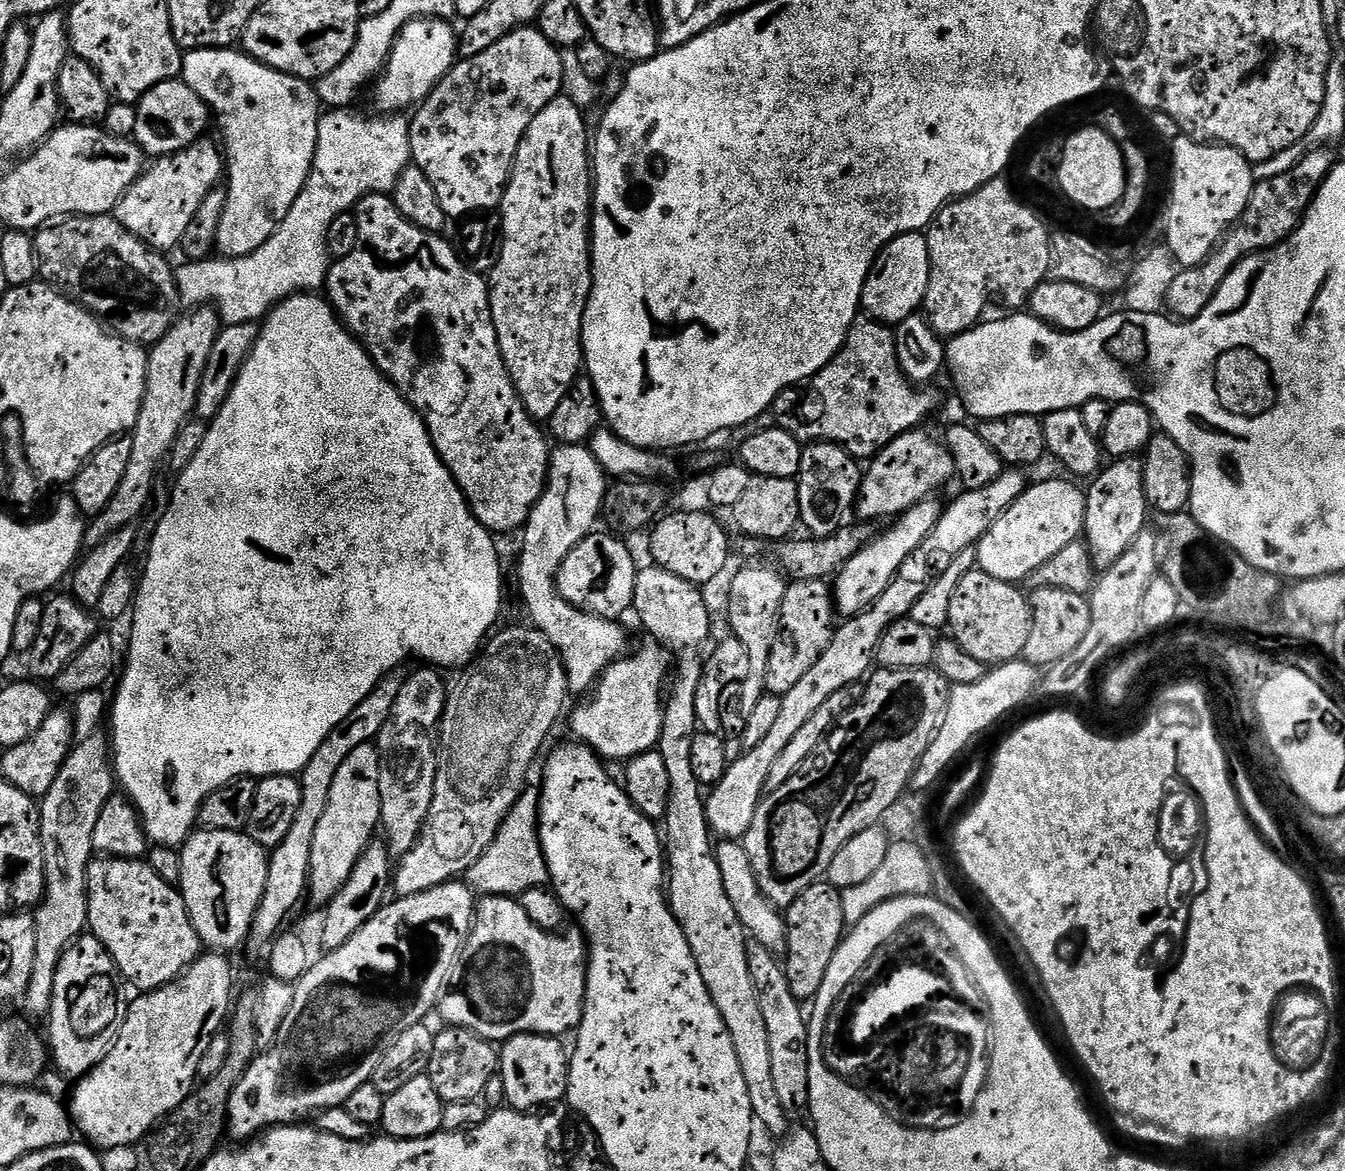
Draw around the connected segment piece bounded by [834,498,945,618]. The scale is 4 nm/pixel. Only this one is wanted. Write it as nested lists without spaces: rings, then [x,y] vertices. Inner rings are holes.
[[[929,498],[918,502],[910,510],[906,510],[903,516],[893,523],[896,525],[889,532],[881,531],[876,539],[871,540],[858,554],[854,554],[854,558],[850,558],[850,562],[846,562],[844,567],[836,573],[834,608],[839,615],[841,612],[841,617],[857,616],[859,612],[870,607],[880,597],[882,590],[886,590],[886,586],[890,586],[890,582],[898,574],[902,562],[906,562],[906,558],[910,554],[914,554],[914,550],[918,550],[918,546],[922,546],[922,542],[926,542],[926,538],[934,530],[934,526],[938,526],[938,518],[945,509],[945,505],[939,504],[938,501],[939,499]]]

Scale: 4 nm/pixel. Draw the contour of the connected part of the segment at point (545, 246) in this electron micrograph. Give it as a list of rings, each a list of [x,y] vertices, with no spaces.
[[[561,94],[554,98],[530,122],[516,151],[508,189],[498,209],[502,221],[502,258],[487,277],[488,301],[500,353],[512,384],[520,395],[524,409],[537,422],[546,422],[554,414],[558,402],[566,398],[566,390],[578,379],[584,363],[584,347],[580,345],[584,311],[592,293],[592,193],[594,169],[590,163],[590,128],[584,125],[580,108]]]

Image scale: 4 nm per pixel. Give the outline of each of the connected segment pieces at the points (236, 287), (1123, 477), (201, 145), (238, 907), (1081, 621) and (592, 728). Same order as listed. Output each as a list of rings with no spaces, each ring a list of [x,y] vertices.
[[[328,110],[321,115],[316,153],[312,169],[306,178],[306,186],[302,194],[294,198],[290,214],[282,218],[278,230],[274,230],[274,234],[270,234],[270,238],[266,238],[266,242],[262,242],[258,250],[245,256],[191,261],[190,267],[196,271],[196,284],[200,287],[199,303],[217,309],[223,325],[255,323],[261,321],[286,298],[297,294],[319,293],[328,283],[330,257],[326,246],[326,233],[330,231],[330,222],[334,222],[334,218],[344,212],[352,212],[356,203],[365,196],[391,193],[402,170],[408,167],[412,158],[408,133],[409,117],[404,114],[359,116],[352,111]]]
[[[1136,456],[1121,457],[1112,464],[1091,481],[1093,484],[1086,490],[1084,505],[1084,540],[1091,550],[1092,563],[1100,572],[1112,566],[1147,525],[1143,461]]]
[[[202,138],[172,156],[153,159],[130,186],[130,190],[126,190],[123,198],[116,203],[116,221],[149,248],[168,254],[171,248],[179,249],[186,226],[194,222],[198,206],[206,202],[206,194],[217,188],[221,183],[220,175],[225,175],[225,172],[225,157],[221,149],[217,145],[215,148],[208,138]]]
[[[200,828],[184,841],[179,854],[182,858],[182,874],[178,887],[186,902],[190,922],[200,936],[201,945],[208,947],[209,944],[212,947],[209,949],[220,954],[231,953],[231,948],[236,948],[239,944],[241,947],[247,941],[252,919],[258,910],[258,902],[262,902],[262,894],[266,890],[268,852],[261,844],[250,839],[247,831]]]
[[[1031,589],[1032,621],[1023,659],[1035,664],[1037,669],[1044,670],[1066,658],[1066,654],[1074,654],[1074,649],[1082,642],[1082,638],[1086,638],[1086,630],[1090,630],[1092,625],[1088,601],[1087,595],[1074,594],[1070,590]]]
[[[655,647],[652,648],[644,648],[641,652],[634,653],[633,656],[625,654],[610,664],[605,672],[601,672],[600,678],[591,689],[590,695],[584,698],[589,698],[589,700],[582,701],[572,712],[572,732],[576,735],[573,737],[579,743],[587,744],[597,756],[605,761],[627,762],[634,759],[638,754],[653,751],[659,745],[666,692],[665,653]]]

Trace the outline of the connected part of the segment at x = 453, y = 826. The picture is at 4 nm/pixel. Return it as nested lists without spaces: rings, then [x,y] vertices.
[[[499,632],[483,645],[479,655],[463,669],[465,672],[457,678],[456,685],[447,689],[444,713],[438,725],[434,802],[418,842],[407,854],[399,857],[395,865],[394,892],[397,897],[422,894],[440,884],[455,881],[463,877],[474,866],[474,862],[478,862],[524,793],[529,783],[528,771],[548,731],[559,722],[564,712],[564,699],[569,699],[570,693],[568,673],[559,659],[543,643],[535,644],[516,632]]]

